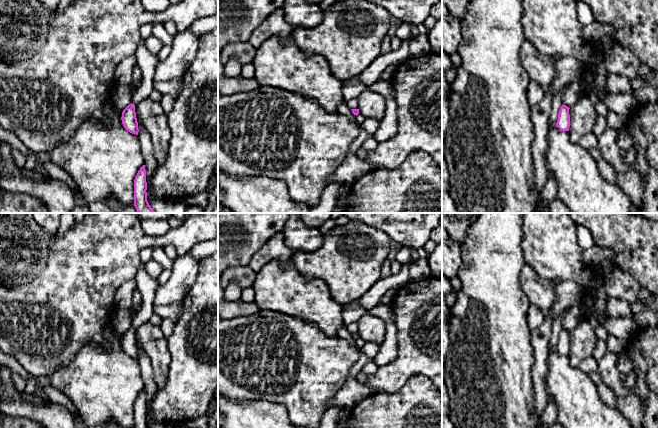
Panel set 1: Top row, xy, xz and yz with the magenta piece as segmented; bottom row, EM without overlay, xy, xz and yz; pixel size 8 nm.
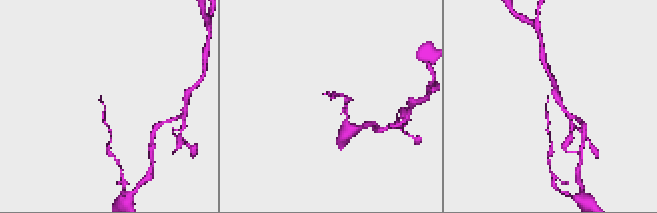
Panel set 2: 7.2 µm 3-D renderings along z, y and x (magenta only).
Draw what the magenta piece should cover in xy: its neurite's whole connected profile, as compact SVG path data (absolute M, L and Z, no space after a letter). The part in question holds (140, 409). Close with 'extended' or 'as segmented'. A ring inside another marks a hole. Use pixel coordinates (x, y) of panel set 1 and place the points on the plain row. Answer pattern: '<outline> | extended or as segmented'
M143 389L134 404L134 428L149 428L146 414L146 394L145 389Z | as segmented

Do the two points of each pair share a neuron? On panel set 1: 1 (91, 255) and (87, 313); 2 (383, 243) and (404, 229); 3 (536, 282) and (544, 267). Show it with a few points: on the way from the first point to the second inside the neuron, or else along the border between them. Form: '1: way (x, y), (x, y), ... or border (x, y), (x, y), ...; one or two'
1: way (90, 269), (90, 286), (87, 299); one
2: border (369, 225), (382, 230), (392, 242); two
3: border (525, 263), (542, 278), (550, 282); two

